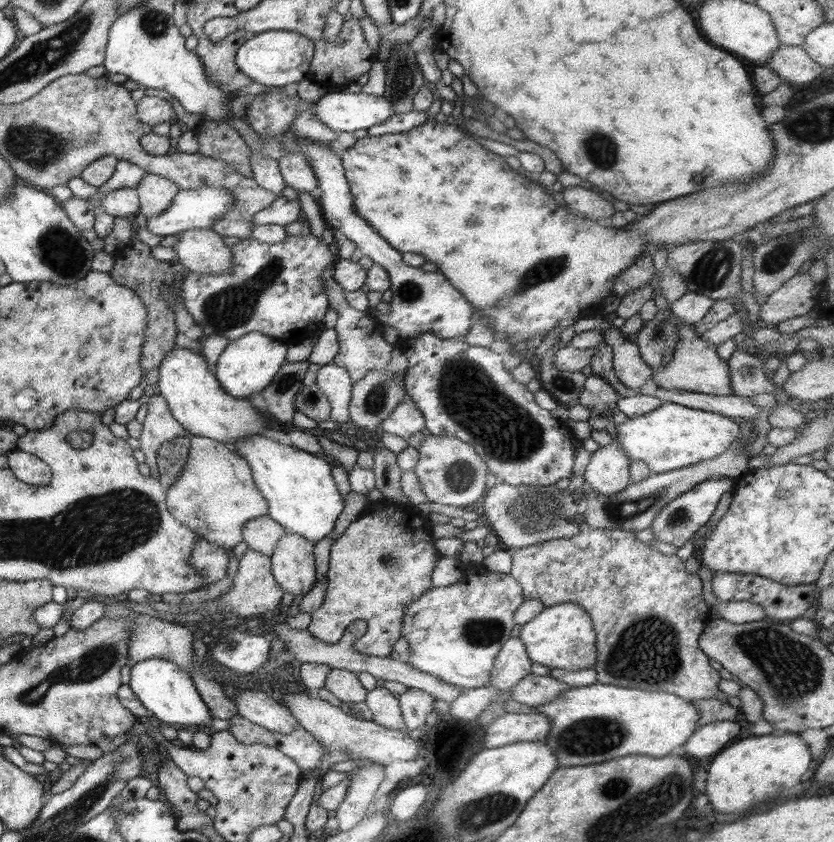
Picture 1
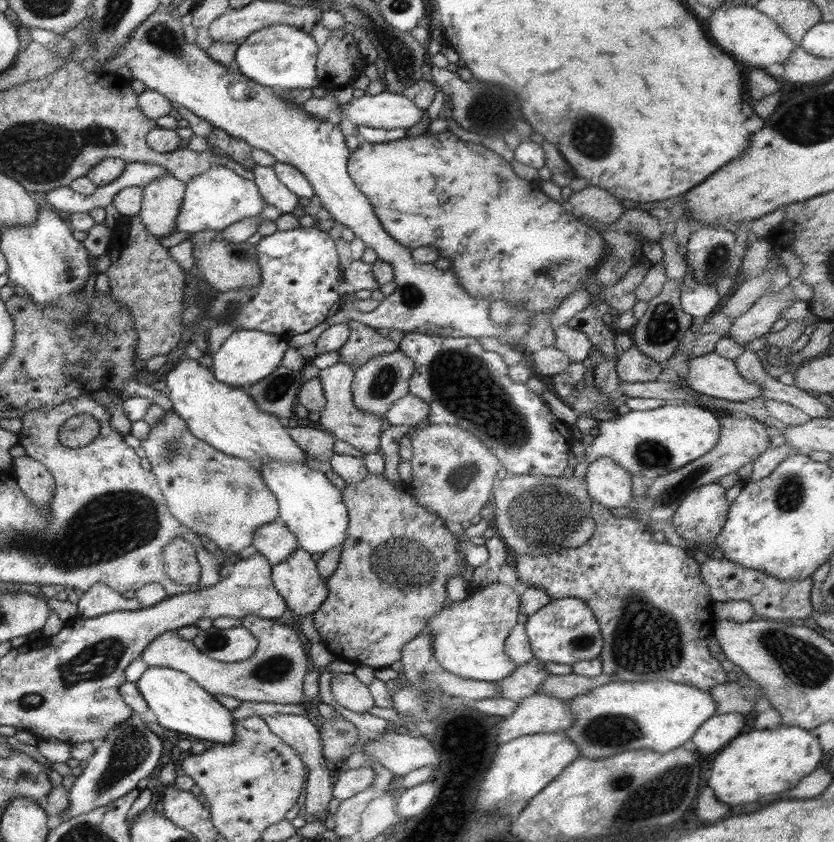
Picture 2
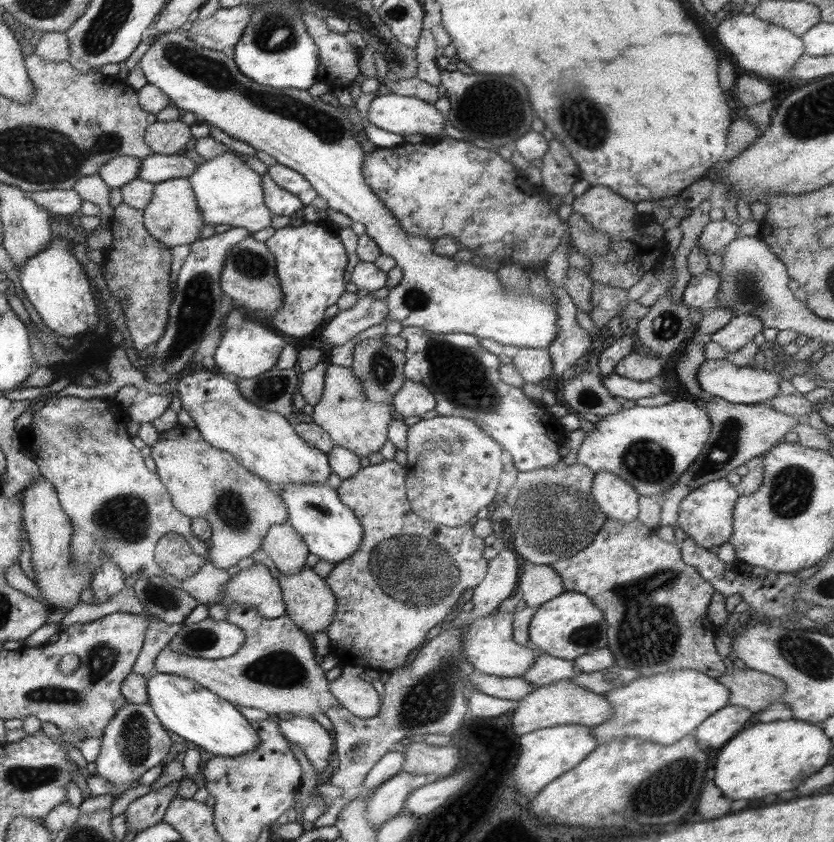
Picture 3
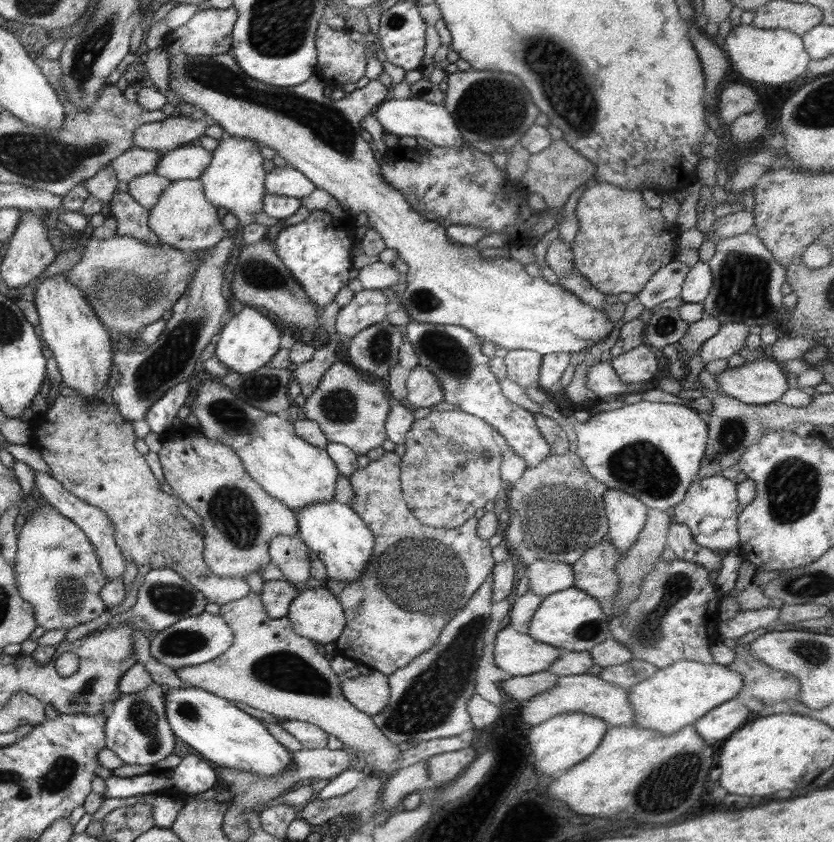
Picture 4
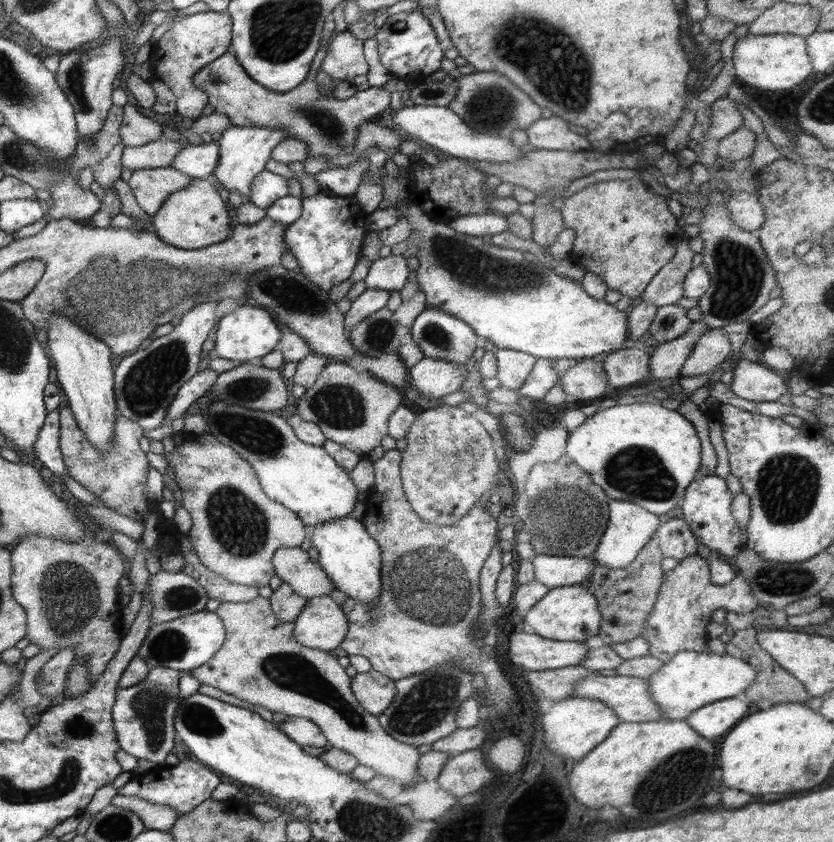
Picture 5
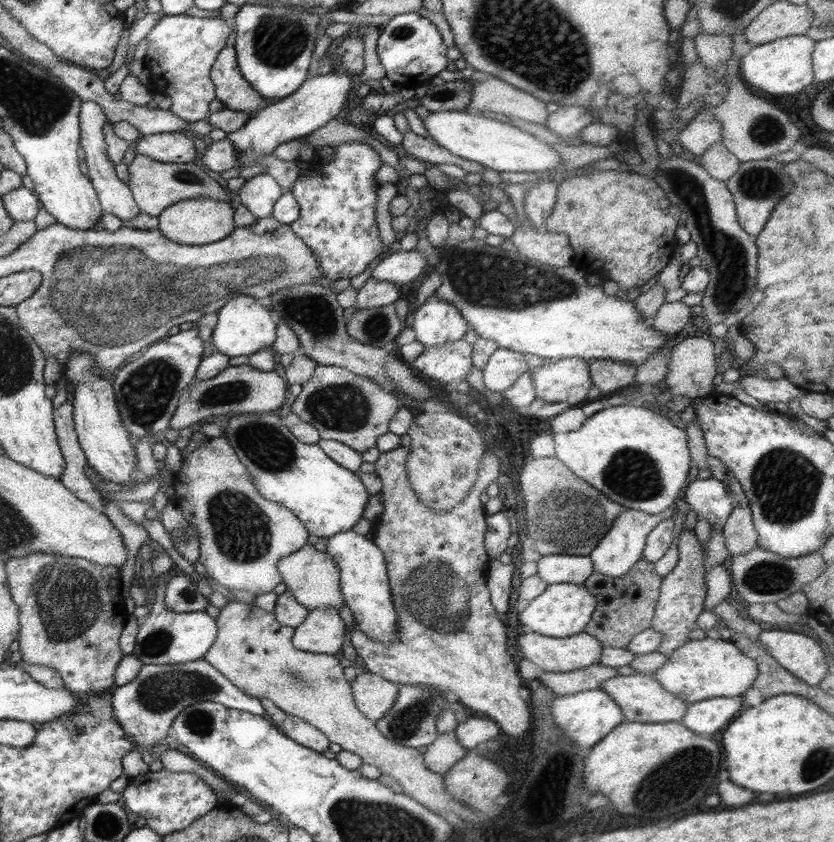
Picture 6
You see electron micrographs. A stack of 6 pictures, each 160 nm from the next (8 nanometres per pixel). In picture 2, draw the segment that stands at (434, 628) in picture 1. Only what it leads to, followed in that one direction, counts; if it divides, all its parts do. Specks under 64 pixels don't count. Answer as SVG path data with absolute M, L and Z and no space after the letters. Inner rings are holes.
M497 581L481 590L469 589L463 600L445 599L439 612L426 620L432 664L469 680L496 682L505 678L515 668L503 647L509 631L517 624L519 591Z

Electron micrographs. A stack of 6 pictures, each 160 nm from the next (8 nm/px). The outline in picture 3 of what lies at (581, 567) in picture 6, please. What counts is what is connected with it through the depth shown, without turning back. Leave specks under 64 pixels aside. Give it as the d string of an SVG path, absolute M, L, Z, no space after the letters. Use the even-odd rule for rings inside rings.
M533 564L527 568L522 572L517 588L525 606L535 609L563 593L563 583L550 565Z

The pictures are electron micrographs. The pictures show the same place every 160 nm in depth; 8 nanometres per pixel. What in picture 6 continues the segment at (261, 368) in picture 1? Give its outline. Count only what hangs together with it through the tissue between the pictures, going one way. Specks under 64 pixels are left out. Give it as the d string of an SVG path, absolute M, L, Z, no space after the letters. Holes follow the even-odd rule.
M236 296L225 302L217 314L217 325L213 329L210 341L215 352L229 358L233 356L249 356L269 348L275 341L276 320L265 302L255 300L250 296Z

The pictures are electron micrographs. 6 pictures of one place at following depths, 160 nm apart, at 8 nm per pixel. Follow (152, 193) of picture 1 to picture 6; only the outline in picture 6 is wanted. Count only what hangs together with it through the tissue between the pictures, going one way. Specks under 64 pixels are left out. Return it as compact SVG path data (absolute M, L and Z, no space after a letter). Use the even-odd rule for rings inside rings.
M203 197L190 198L171 204L164 208L157 217L157 230L167 239L177 244L201 245L209 244L226 237L233 227L234 204L227 201L207 199Z

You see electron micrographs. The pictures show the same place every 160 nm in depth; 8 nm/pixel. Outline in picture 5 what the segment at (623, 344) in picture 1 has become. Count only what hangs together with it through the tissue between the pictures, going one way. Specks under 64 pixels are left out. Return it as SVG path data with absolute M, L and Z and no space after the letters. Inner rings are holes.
M624 348L615 352L609 353L605 359L601 361L605 376L607 376L607 384L609 388L619 388L635 384L640 380L647 381L649 371L649 361L651 353L648 349L637 350L637 348Z

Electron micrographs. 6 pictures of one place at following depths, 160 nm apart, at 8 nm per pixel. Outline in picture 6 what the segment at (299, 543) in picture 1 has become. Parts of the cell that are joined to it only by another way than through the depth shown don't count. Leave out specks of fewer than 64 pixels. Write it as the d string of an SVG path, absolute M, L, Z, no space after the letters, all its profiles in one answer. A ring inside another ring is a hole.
M335 607L314 608L294 628L292 645L303 652L334 655L343 644L345 626Z

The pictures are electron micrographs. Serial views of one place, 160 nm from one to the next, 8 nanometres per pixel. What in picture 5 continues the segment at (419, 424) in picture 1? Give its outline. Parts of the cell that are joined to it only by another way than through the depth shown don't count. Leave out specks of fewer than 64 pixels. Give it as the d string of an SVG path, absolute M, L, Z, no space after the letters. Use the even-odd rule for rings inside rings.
M438 358L422 359L408 369L410 388L419 390L421 398L434 400L457 392L463 384L463 365L447 363Z

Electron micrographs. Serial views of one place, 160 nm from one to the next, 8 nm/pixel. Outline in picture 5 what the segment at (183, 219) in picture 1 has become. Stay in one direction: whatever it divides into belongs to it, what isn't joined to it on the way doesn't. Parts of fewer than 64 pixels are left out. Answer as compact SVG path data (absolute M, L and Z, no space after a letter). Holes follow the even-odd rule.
M231 126L222 130L221 137L216 140L218 146L217 166L210 176L211 181L219 182L227 192L237 192L242 196L242 200L247 201L250 195L250 188L253 179L264 169L266 161L270 158L271 149L279 141L285 139L284 132L280 128L271 126Z

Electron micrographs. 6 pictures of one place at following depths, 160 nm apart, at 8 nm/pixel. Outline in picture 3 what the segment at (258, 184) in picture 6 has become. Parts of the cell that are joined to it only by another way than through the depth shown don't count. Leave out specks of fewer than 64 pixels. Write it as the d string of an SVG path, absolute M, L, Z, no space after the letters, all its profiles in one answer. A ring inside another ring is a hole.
M275 163L266 170L266 173L277 186L296 196L303 206L309 204L317 195L307 180L298 172L282 164Z

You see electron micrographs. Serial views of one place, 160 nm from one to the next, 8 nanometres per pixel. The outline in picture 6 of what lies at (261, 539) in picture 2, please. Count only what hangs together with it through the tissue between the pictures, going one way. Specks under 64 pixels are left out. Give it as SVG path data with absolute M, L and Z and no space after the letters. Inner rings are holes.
M305 544L299 550L279 558L276 564L287 591L305 608L335 607L338 609L344 601L339 589L339 573L334 560L325 552L317 551L313 545Z

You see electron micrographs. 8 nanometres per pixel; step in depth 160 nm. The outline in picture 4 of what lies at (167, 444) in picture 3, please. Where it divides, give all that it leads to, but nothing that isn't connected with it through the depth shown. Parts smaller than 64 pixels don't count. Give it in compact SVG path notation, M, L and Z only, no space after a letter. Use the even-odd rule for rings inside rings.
M171 428L161 435L162 448L157 452L164 480L172 493L202 520L204 563L220 577L242 578L270 562L268 544L272 536L293 536L297 532L296 513L276 498L269 496L250 476L240 458L227 446L208 440L199 430Z

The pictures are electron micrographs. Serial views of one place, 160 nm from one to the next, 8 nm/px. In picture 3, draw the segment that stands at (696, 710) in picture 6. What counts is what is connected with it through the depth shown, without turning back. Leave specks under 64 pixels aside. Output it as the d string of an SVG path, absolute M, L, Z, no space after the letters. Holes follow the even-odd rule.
M725 705L708 716L693 730L693 737L699 742L707 742L711 748L721 748L735 732L743 730L745 722L751 718L751 711L741 706Z

